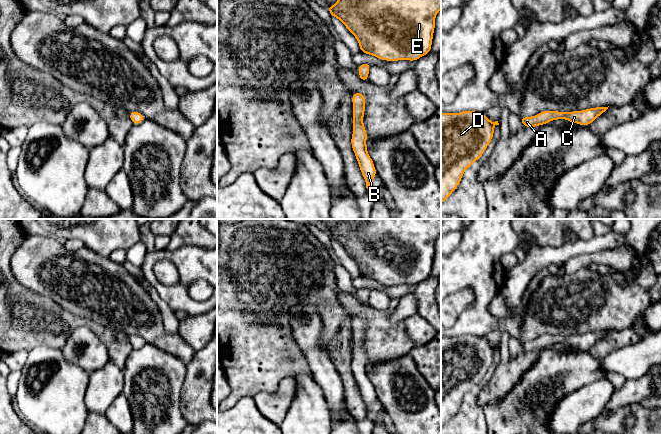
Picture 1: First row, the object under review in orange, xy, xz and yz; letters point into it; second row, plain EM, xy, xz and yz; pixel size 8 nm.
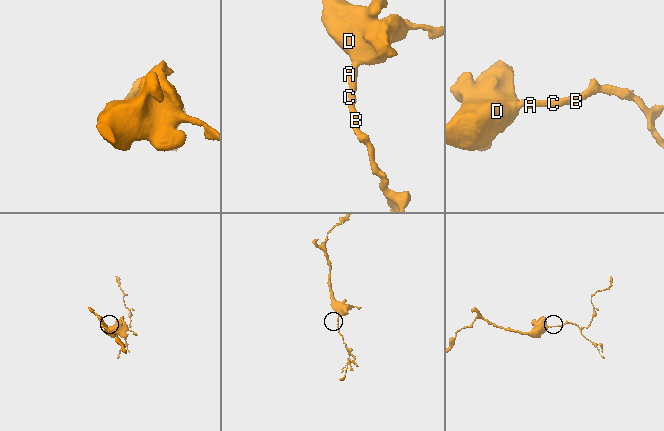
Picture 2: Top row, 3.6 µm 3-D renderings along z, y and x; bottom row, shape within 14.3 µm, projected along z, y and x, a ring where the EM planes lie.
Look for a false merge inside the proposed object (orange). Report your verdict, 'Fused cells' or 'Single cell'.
Single cell

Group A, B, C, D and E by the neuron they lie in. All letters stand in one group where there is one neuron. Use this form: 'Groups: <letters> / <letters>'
Groups: A B C D E

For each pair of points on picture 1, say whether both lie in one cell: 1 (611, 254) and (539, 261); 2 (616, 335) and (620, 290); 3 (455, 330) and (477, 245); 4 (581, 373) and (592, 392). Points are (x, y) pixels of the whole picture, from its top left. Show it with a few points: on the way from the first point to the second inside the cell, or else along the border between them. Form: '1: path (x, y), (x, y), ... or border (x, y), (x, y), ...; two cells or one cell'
1: border (593, 252), (576, 254), (559, 265); two cells
2: border (632, 326), (609, 330); two cells
3: path (477, 310), (480, 307), (479, 267); one cell
4: border (604, 376), (567, 394); two cells

